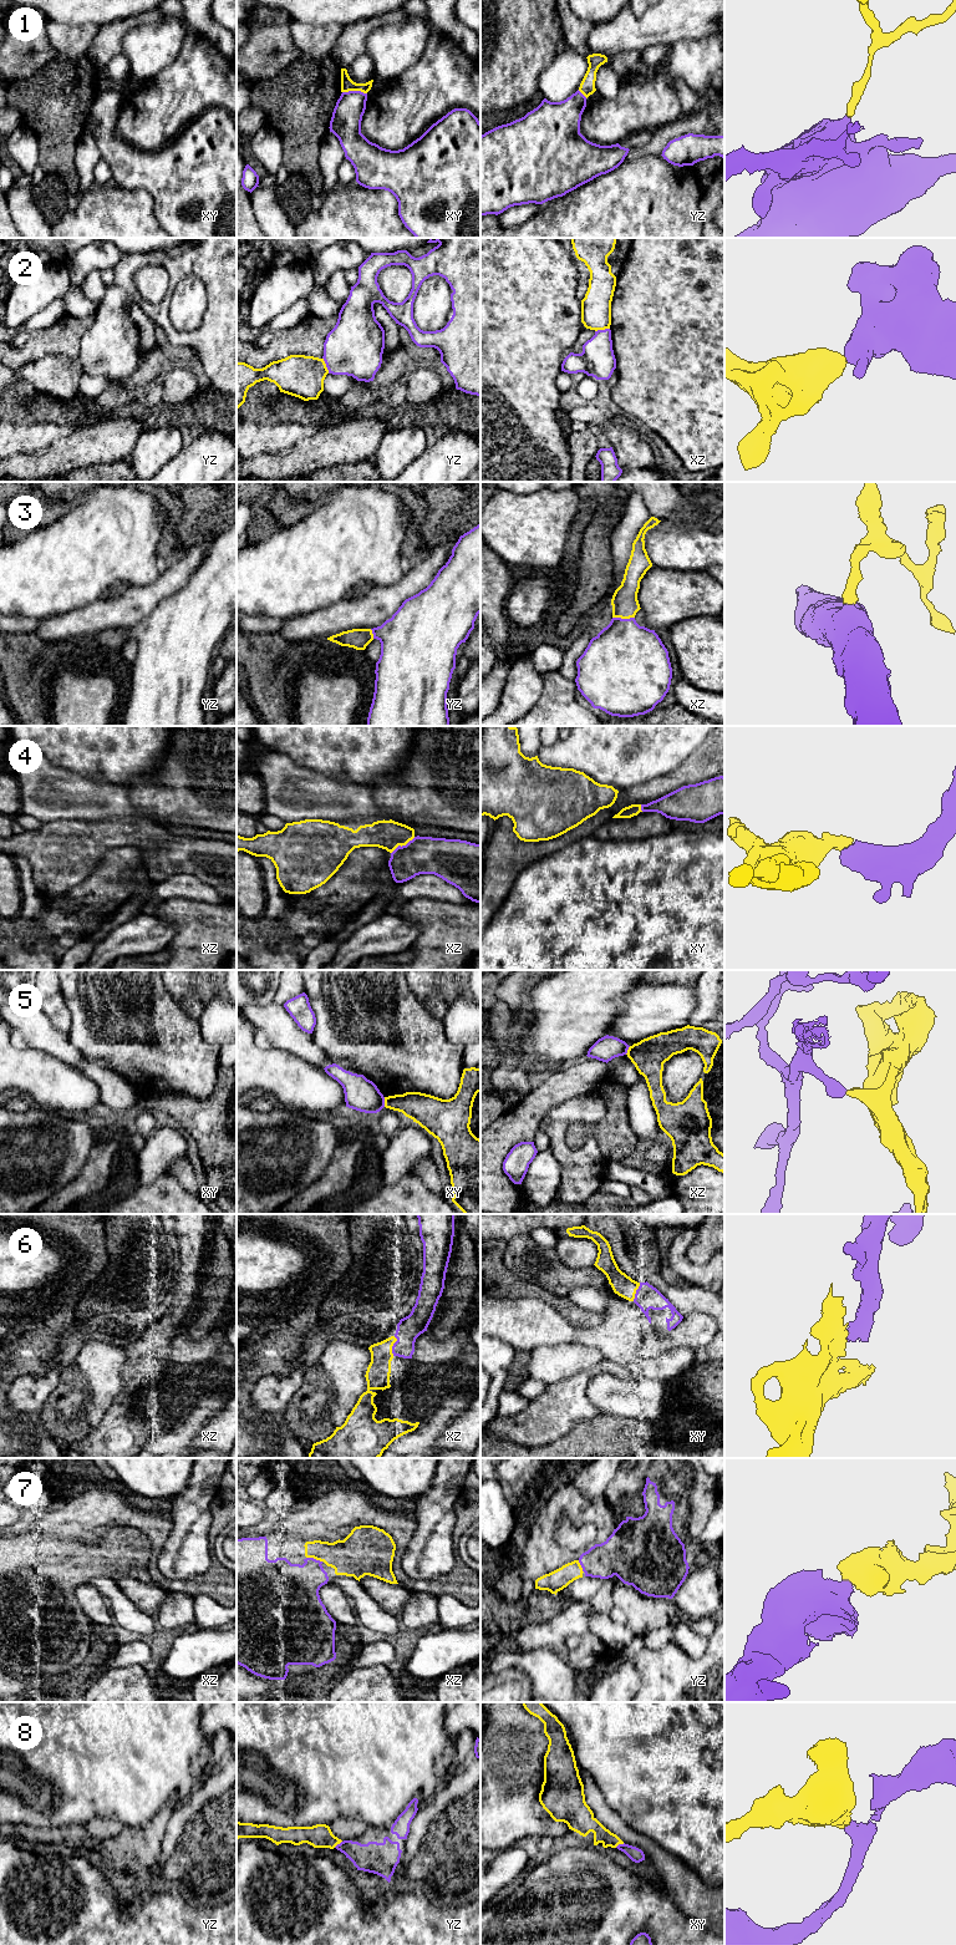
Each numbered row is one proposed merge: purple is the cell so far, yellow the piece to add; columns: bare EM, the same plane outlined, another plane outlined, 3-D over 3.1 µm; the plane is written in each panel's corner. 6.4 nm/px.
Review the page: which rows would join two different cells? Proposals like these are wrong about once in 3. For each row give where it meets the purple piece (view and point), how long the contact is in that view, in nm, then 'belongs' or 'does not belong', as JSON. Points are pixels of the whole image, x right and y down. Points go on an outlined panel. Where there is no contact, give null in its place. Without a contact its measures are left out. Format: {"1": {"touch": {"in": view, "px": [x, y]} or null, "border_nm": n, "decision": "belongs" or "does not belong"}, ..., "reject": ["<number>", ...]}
{"1": {"touch": {"in": "xy", "px": [355, 91]}, "border_nm": 160, "decision": "does not belong"}, "2": {"touch": {"in": "yz", "px": [326, 365]}, "border_nm": 110, "decision": "does not belong"}, "3": {"touch": {"in": "xz", "px": [624, 619]}, "border_nm": 140, "decision": "belongs"}, "4": {"touch": {"in": "xz", "px": [402, 846]}, "border_nm": 190, "decision": "belongs"}, "5": {"touch": {"in": "xy", "px": [384, 1102]}, "border_nm": 60, "decision": "does not belong"}, "6": {"touch": {"in": "xz", "px": [392, 1346]}, "border_nm": 130, "decision": "belongs"}, "7": {"touch": {"in": "xz", "px": [313, 1558]}, "border_nm": 110, "decision": "belongs"}, "8": {"touch": {"in": "xy", "px": [619, 1844]}, "border_nm": 70, "decision": "belongs"}, "reject": ["1", "2", "5"]}

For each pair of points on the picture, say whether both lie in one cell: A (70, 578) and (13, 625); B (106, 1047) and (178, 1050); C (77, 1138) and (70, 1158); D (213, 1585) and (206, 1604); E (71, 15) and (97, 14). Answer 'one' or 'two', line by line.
A: two
B: one
C: one
D: two
E: one

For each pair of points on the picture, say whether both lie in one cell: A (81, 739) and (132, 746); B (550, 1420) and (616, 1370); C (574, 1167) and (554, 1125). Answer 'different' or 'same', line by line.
A: same
B: same
C: same

